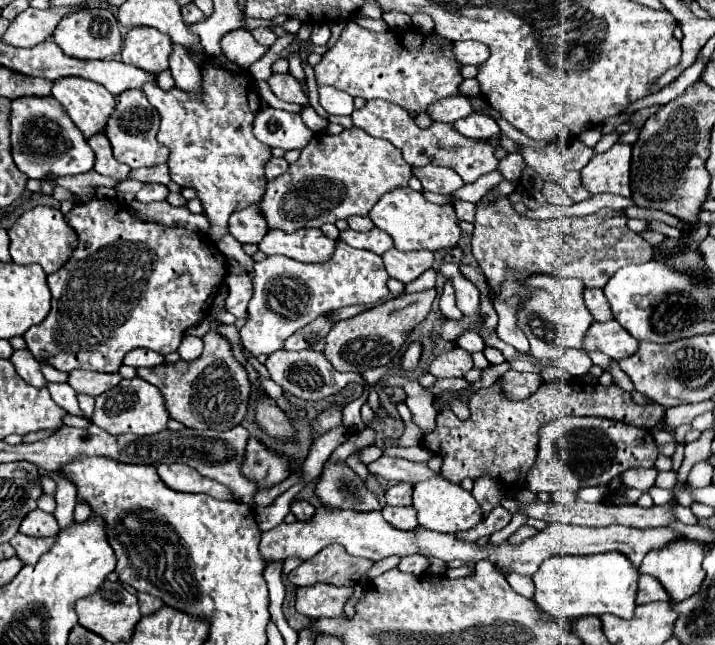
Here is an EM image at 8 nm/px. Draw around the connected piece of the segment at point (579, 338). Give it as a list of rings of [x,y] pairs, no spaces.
[[[532,275],[526,279],[526,295],[530,299],[524,303],[518,315],[518,325],[526,333],[530,341],[530,355],[536,359],[558,359],[564,349],[582,349],[586,351],[594,365],[608,369],[610,359],[599,351],[584,349],[584,337],[588,327],[592,325],[592,315],[582,299],[584,283],[580,279],[556,279],[544,275]]]

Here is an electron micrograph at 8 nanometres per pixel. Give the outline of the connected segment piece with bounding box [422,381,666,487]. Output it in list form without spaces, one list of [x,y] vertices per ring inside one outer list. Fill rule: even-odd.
[[[566,381],[542,383],[538,391],[526,401],[506,399],[500,385],[494,383],[492,387],[480,389],[472,395],[470,411],[470,419],[460,421],[450,409],[440,409],[436,417],[436,429],[422,441],[424,447],[432,453],[444,455],[442,475],[452,483],[460,483],[464,477],[476,479],[480,475],[492,475],[512,487],[524,487],[526,471],[536,459],[538,429],[542,427],[542,421],[554,421],[564,415],[592,415],[612,417],[634,427],[652,429],[658,427],[666,415],[666,409],[658,403],[634,403],[632,395],[618,385],[604,387],[600,383],[580,385]]]

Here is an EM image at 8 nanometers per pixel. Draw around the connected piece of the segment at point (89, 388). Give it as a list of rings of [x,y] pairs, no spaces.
[[[76,369],[70,373],[70,387],[76,393],[86,393],[86,395],[100,395],[102,391],[108,391],[112,387],[116,387],[122,381],[120,373],[96,373],[96,371],[84,371],[84,369]]]

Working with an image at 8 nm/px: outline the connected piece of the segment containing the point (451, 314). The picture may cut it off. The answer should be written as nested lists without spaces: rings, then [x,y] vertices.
[[[450,283],[444,285],[444,293],[440,297],[440,311],[448,317],[448,319],[460,319],[462,311],[456,307],[456,299],[454,299],[454,289]]]

